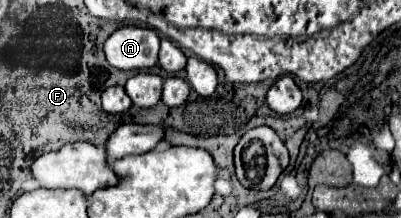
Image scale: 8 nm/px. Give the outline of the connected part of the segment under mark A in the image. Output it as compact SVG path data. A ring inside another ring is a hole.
M124 26L104 42L104 52L106 60L118 70L142 70L158 62L158 44L156 30Z

